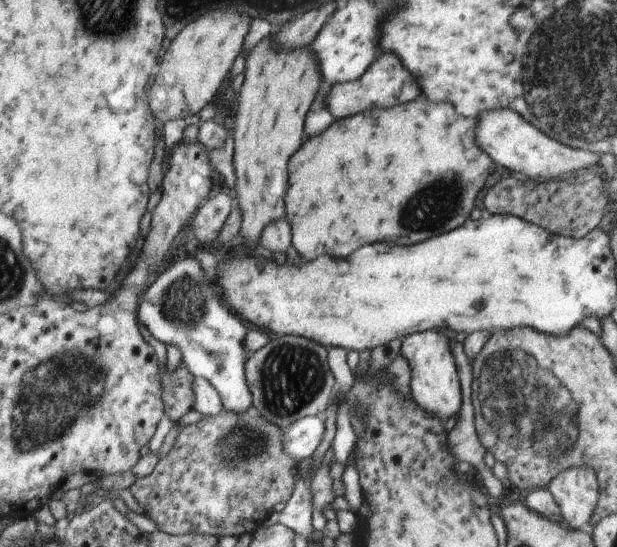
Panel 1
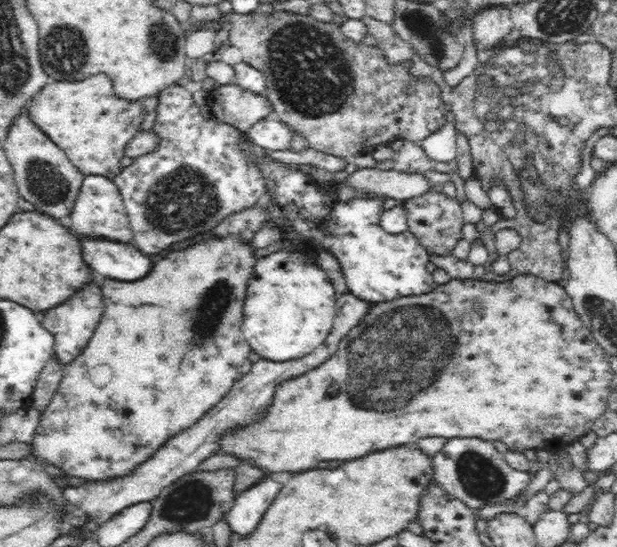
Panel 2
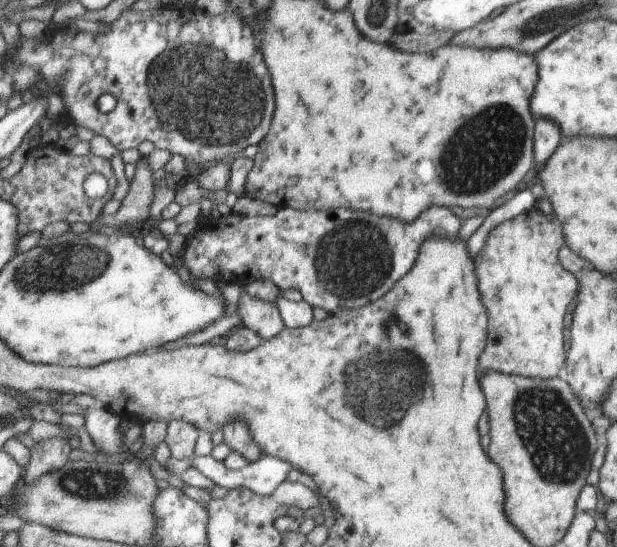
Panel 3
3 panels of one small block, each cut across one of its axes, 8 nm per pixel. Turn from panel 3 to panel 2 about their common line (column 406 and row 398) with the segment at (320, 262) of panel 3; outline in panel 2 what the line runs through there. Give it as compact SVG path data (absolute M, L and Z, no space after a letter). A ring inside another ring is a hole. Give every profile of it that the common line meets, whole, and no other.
M350 292L339 294L337 296L336 322L334 322L326 342L320 344L320 348L316 348L316 352L284 362L259 359L256 364L252 365L250 372L234 382L232 390L229 390L228 394L216 406L212 406L208 412L205 412L204 416L201 416L192 428L188 428L186 432L179 432L178 435L168 439L164 446L160 447L144 464L140 464L132 474L124 475L122 478L87 481L79 487L65 487L63 489L65 499L68 503L74 504L76 508L84 510L88 516L92 516L92 520L106 520L106 522L123 508L133 504L151 502L152 498L156 498L163 488L170 487L172 483L182 479L184 475L196 472L196 468L202 460L220 453L219 438L225 432L232 431L233 433L239 426L250 424L256 418L260 418L262 412L270 406L270 402L274 398L274 388L278 384L284 380L304 375L320 366L328 359L328 354L334 354L340 340L365 316L372 304L356 298Z

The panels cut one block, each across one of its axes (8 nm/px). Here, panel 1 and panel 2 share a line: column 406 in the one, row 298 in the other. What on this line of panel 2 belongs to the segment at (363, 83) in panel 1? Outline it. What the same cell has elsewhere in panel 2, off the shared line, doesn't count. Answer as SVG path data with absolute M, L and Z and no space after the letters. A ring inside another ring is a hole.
M91 278L86 286L82 285L68 300L54 305L41 314L44 327L48 328L54 336L54 357L64 366L70 364L76 356L80 356L80 352L86 348L88 340L92 338L94 328L98 326L98 322L102 318L102 310L104 310L102 292L96 284L96 281Z

